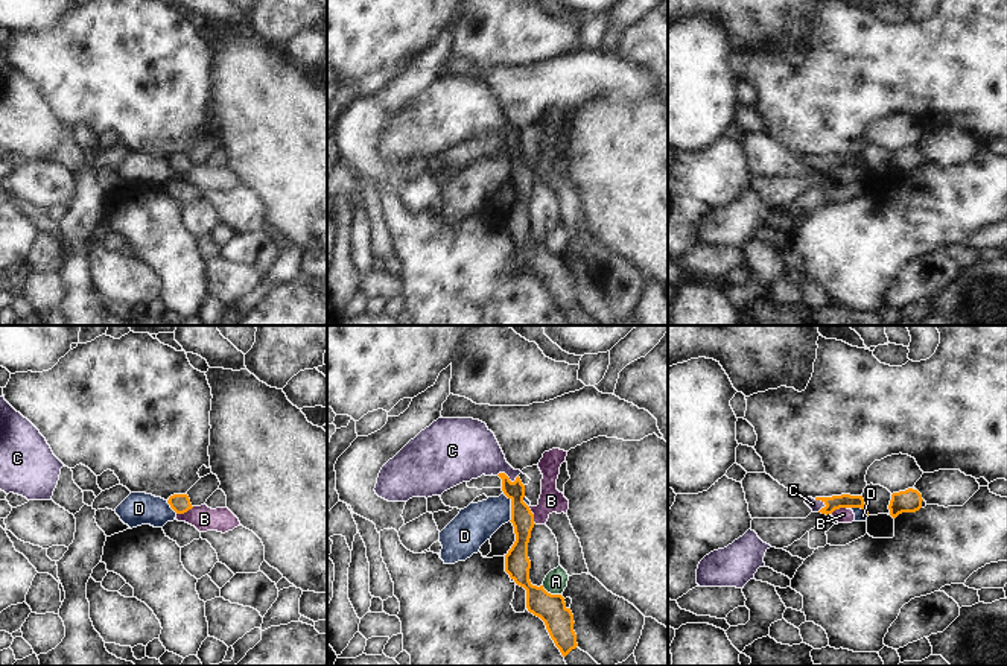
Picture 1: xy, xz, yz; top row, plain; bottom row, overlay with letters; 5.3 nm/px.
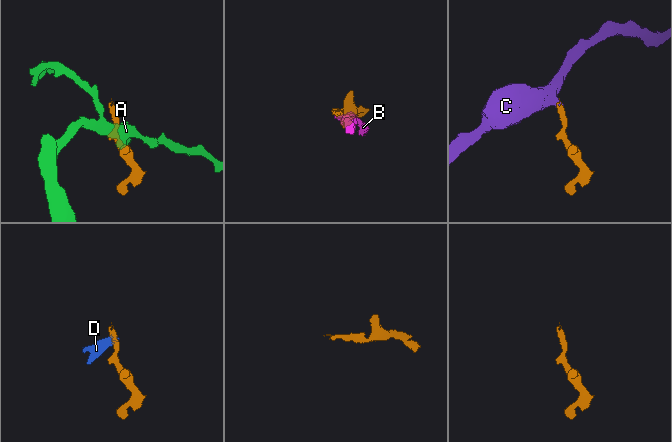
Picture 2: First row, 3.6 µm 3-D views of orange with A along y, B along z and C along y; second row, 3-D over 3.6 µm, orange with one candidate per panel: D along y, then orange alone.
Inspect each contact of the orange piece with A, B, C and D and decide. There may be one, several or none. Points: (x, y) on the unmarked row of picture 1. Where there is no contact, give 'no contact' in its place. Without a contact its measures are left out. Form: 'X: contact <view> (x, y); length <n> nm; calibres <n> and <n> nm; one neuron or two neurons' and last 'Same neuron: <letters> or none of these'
A: contact xz (549, 253); length 120 nm; calibres 160 and 120 nm; two neurons
B: contact xz (533, 175); length 100 nm; calibres 120 and 130 nm; two neurons
C: contact xz (507, 136); length 120 nm; calibres 120 and 300 nm; one neuron
D: contact xz (511, 166); length 160 nm; calibres 120 and 200 nm; two neurons
Same neuron: C

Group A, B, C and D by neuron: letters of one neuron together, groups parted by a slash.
A / B D / C

